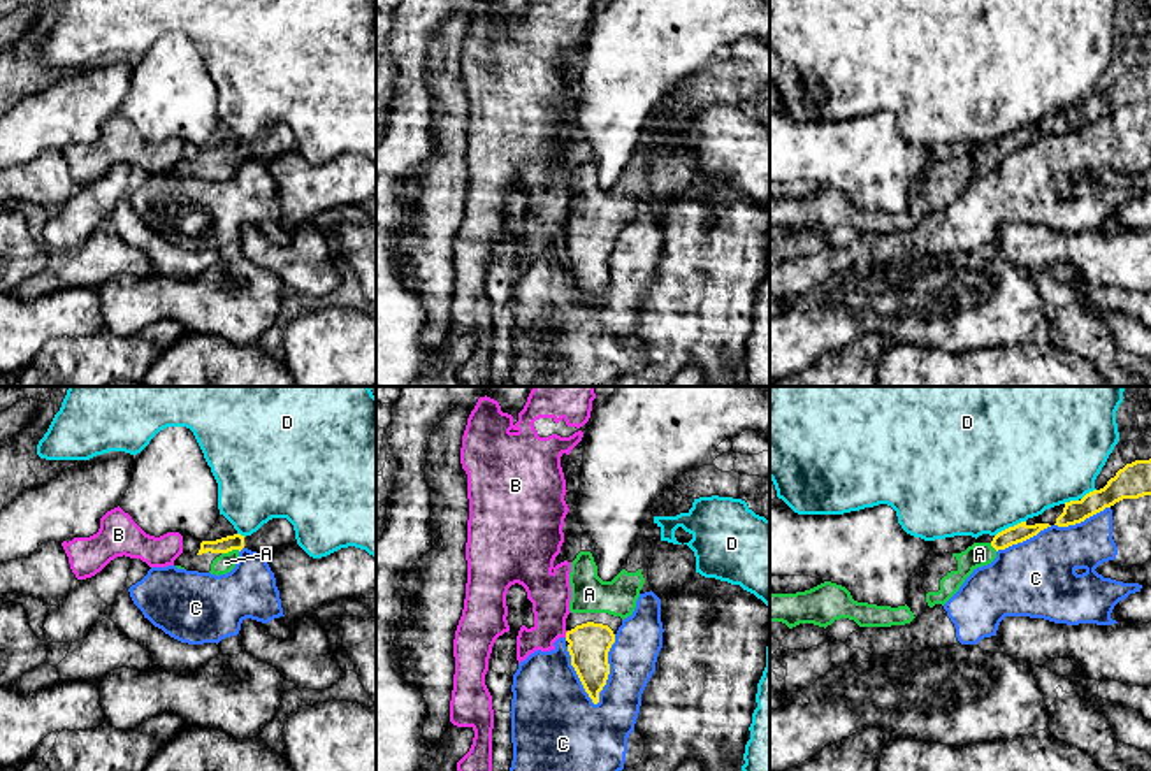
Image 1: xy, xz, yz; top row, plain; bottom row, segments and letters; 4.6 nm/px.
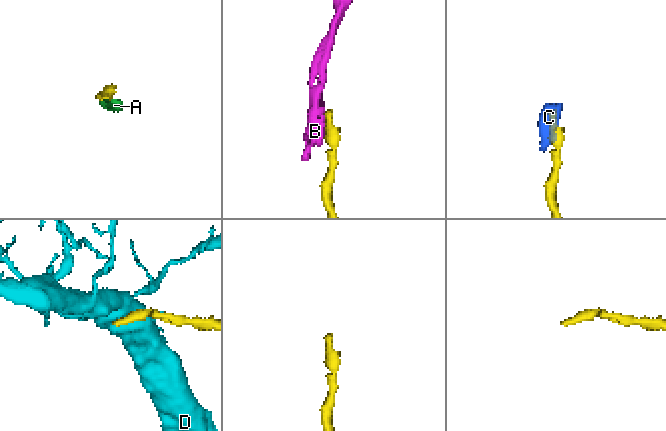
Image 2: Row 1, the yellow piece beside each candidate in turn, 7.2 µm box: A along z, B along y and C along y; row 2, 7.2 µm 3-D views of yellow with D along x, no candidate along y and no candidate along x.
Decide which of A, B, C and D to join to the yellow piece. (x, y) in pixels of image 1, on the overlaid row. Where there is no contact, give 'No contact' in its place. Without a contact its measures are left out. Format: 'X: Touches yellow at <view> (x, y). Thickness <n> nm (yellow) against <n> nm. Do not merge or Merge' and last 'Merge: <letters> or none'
A: Touches yellow at xy (231, 550). Thickness 70 nm (yellow) against 90 nm. Merge
B: Touches yellow at xz (566, 634). Thickness 190 nm (yellow) against 190 nm. Do not merge
C: Touches yellow at xz (608, 670). Thickness 190 nm (yellow) against 220 nm. Do not merge
D: Touches yellow at yz (1009, 527). Thickness 90 nm (yellow) against 500 nm. Do not merge
Merge: A

